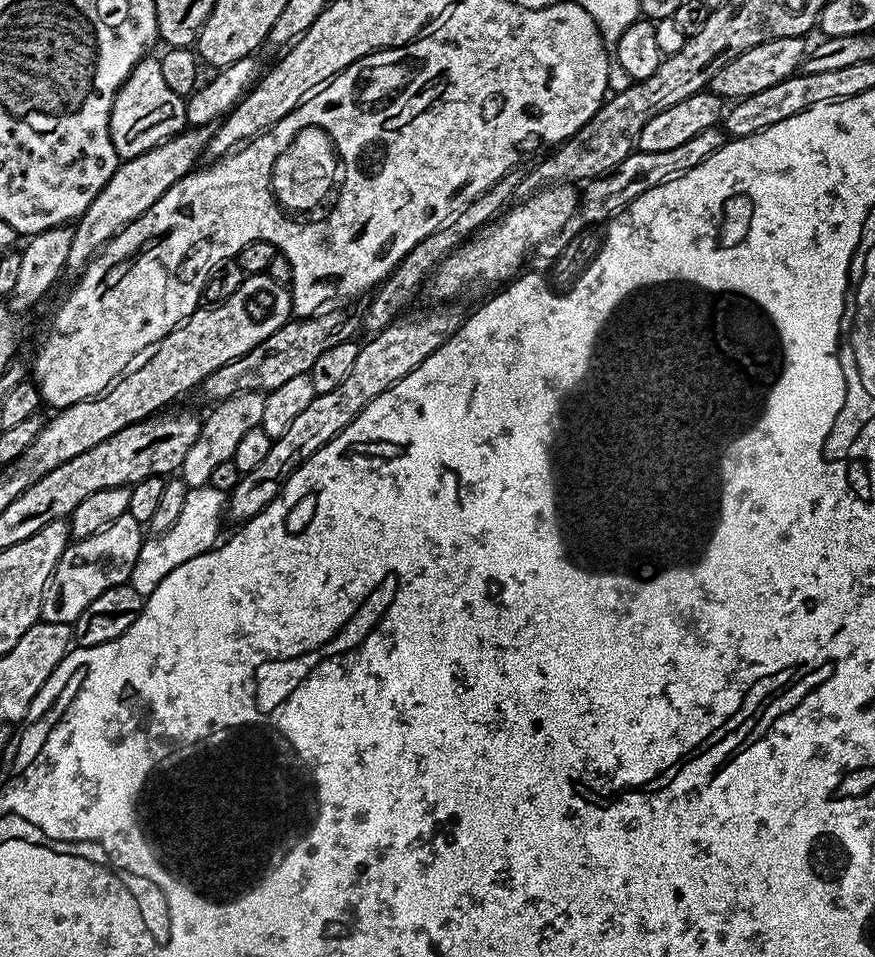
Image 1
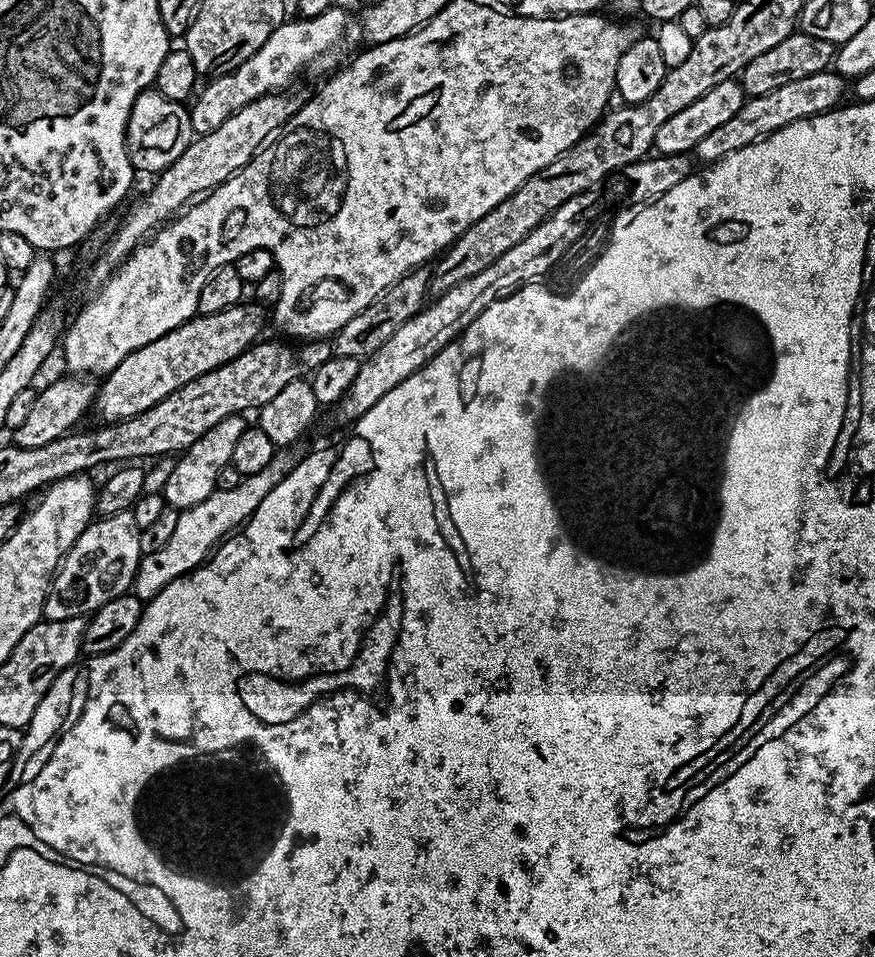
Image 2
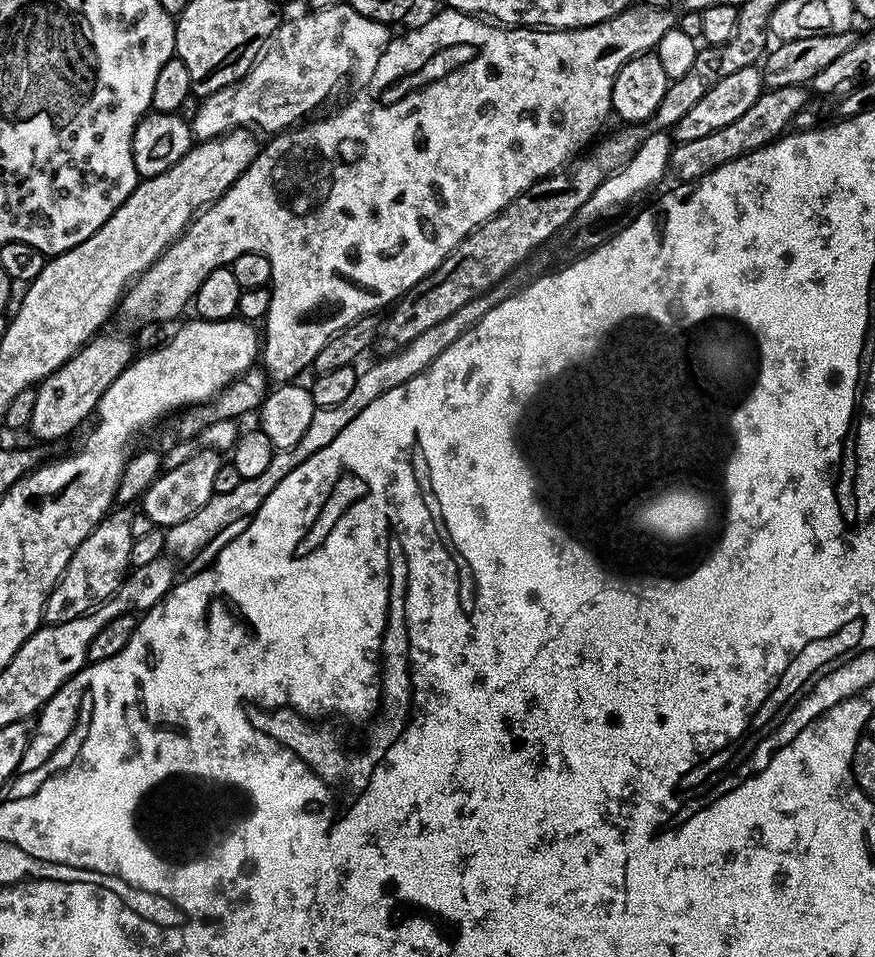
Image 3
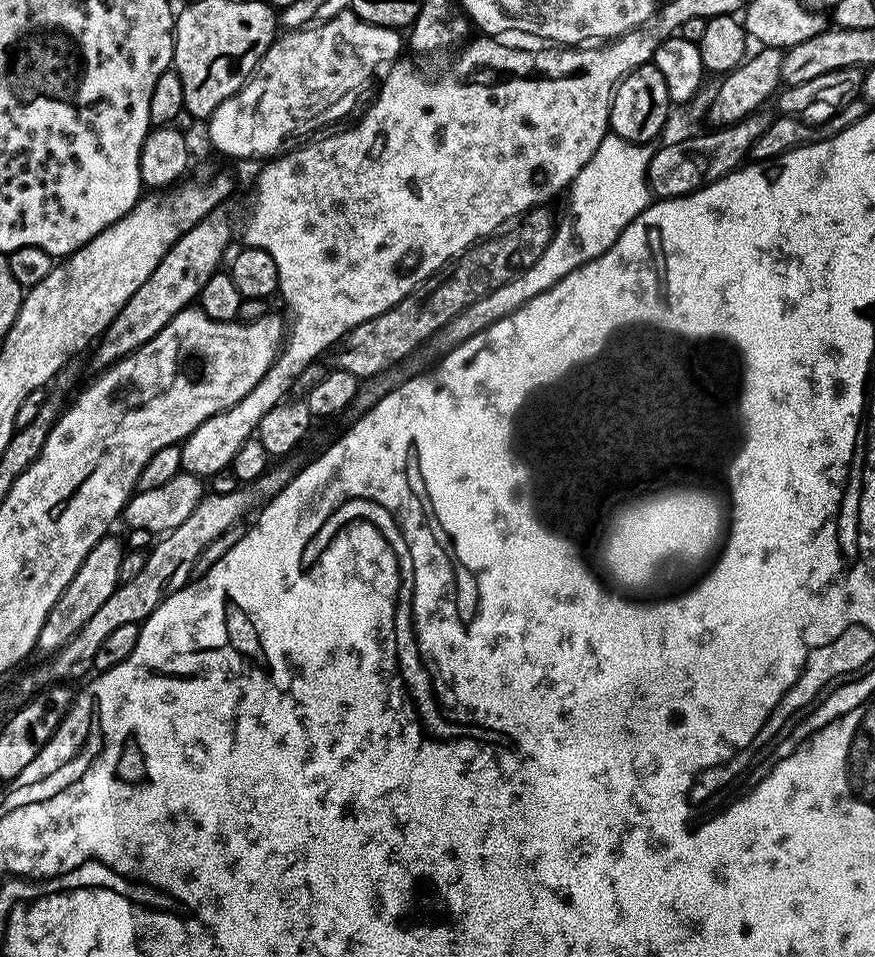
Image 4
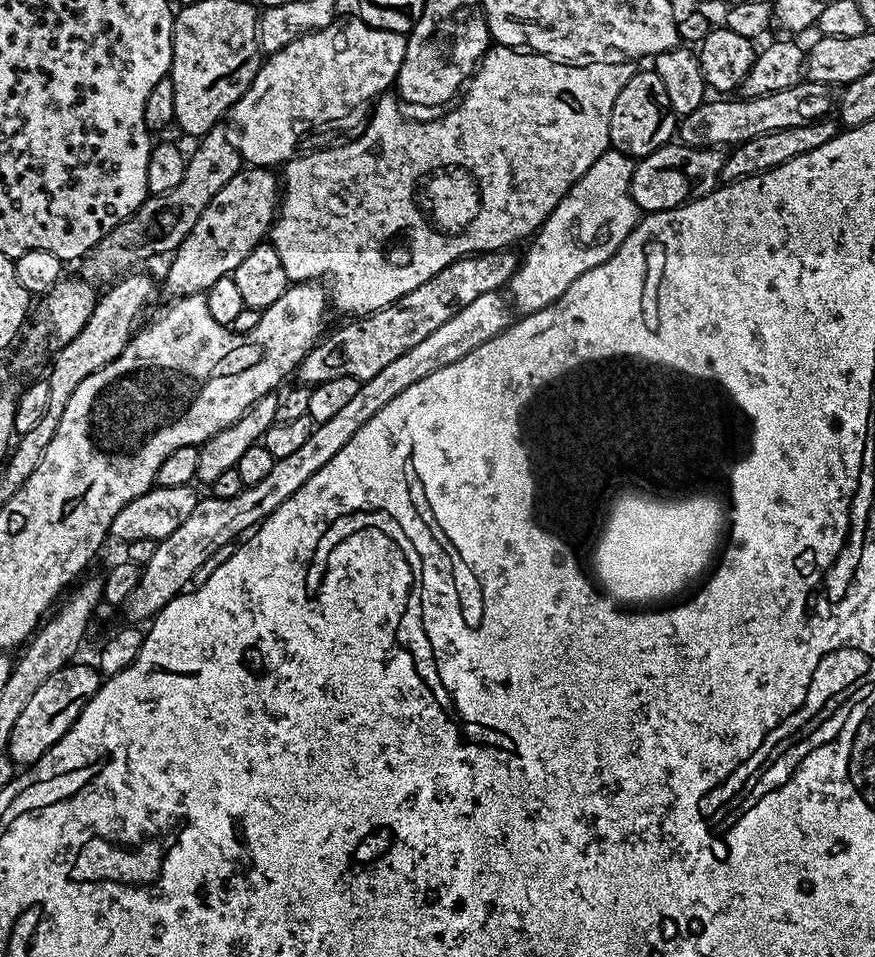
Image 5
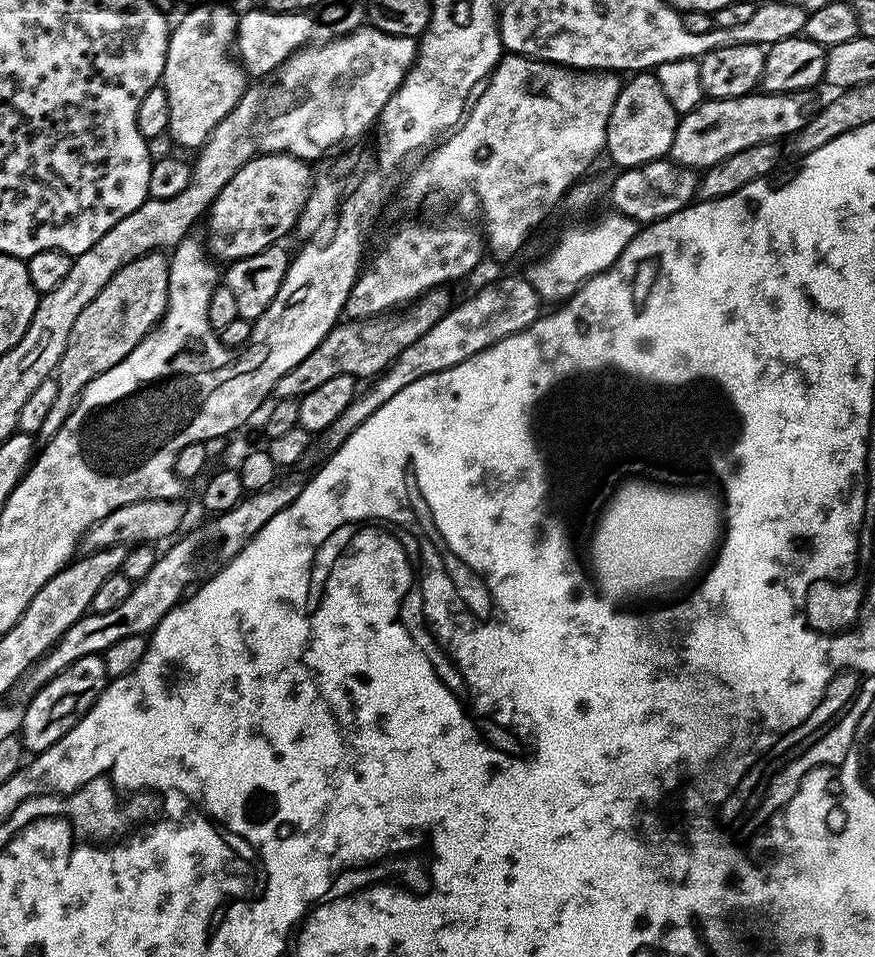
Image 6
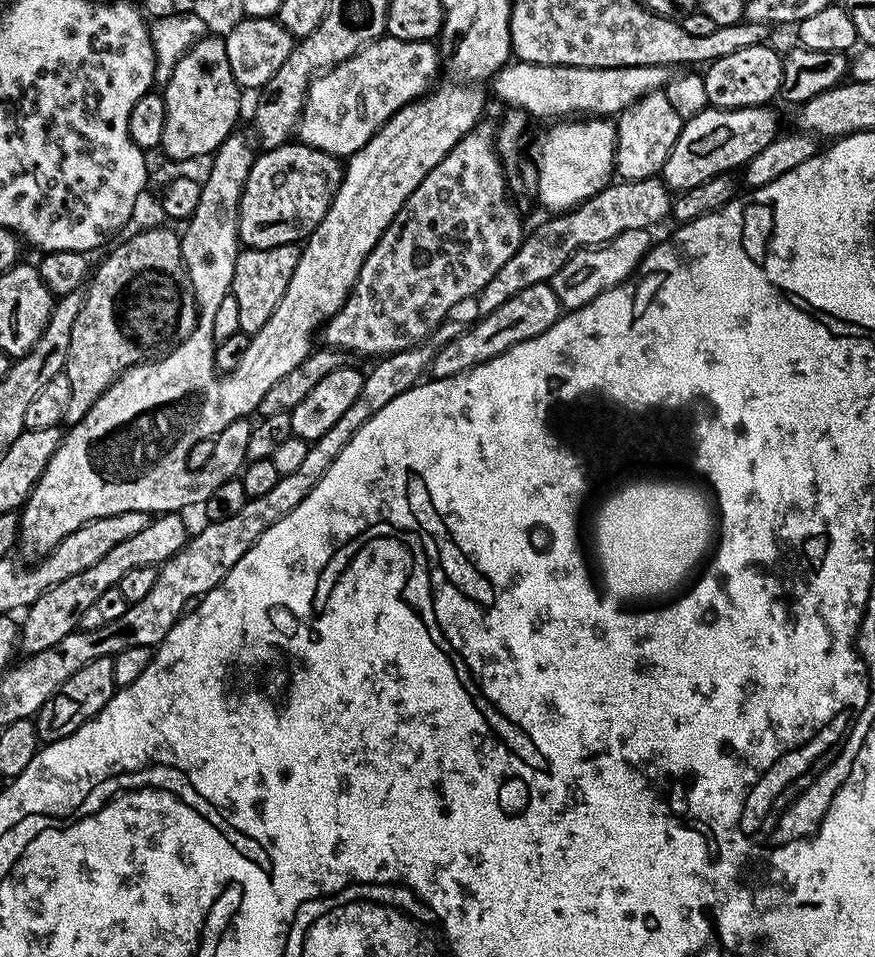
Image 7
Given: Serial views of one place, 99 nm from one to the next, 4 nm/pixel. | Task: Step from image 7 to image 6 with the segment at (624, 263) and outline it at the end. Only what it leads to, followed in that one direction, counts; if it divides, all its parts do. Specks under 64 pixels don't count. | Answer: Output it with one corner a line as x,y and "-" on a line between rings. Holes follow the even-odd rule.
611,214
604,216
597,224
588,224
585,228
568,228
560,236
560,241
552,248
545,260
536,264
530,273
534,290
541,301
556,300
563,302
572,297
586,281
607,270
616,261
628,243
636,237
638,225
629,216

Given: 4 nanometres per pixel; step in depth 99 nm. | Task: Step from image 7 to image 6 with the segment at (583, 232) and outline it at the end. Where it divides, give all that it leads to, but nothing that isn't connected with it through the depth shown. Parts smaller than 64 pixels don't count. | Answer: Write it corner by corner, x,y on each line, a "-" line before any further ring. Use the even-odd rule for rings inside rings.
671,158
651,160
637,168
625,168
612,184
612,204
617,213
629,216
637,225
652,224
655,220
678,214
678,210
688,207
697,199
696,188
700,176
691,168
675,164

